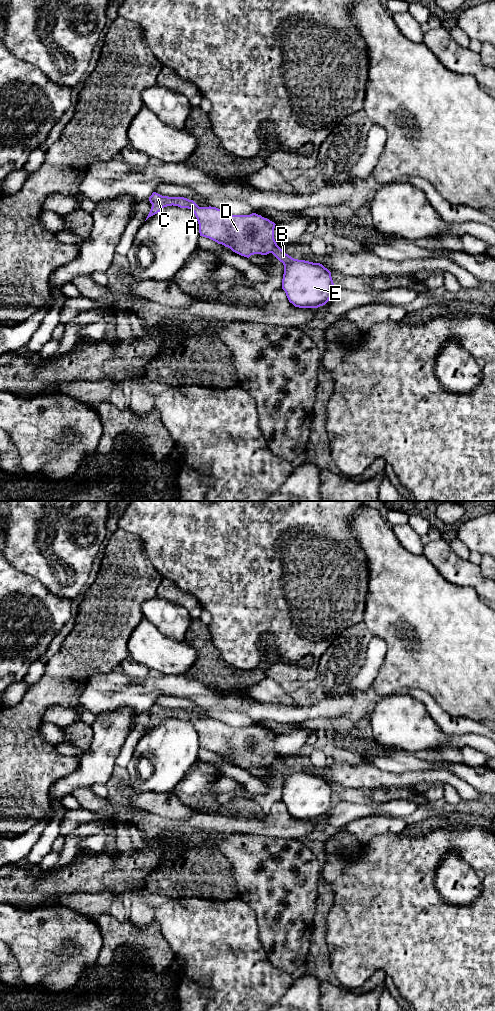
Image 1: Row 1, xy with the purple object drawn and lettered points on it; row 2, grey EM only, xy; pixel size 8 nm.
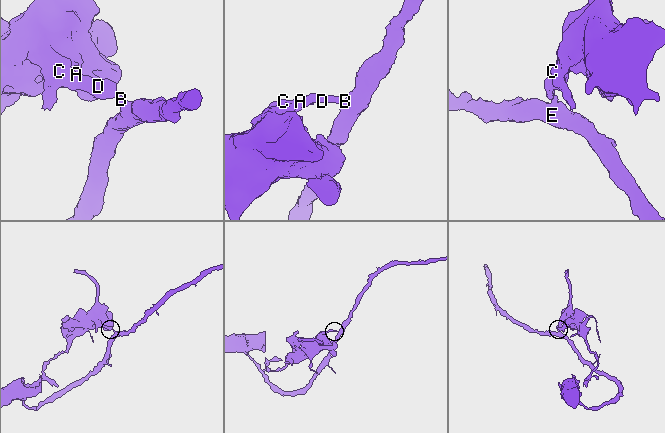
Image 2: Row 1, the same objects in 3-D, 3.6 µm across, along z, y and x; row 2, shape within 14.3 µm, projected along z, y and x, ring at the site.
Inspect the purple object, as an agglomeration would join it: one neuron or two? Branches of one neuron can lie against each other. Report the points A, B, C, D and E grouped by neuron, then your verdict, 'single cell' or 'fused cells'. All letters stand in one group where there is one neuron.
groups A C D / B E; fused cells

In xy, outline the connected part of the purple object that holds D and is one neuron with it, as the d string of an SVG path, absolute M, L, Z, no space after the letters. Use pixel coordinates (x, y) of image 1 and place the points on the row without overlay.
M153 704L152 716L146 732L167 718L191 721L199 736L200 748L230 760L233 764L249 770L254 766L267 767L277 757L274 751L275 735L256 725L232 727L216 719L199 719L184 709L168 709Z

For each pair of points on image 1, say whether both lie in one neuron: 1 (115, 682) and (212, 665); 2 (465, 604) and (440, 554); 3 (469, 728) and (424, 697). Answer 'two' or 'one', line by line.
1: two
2: two
3: one

